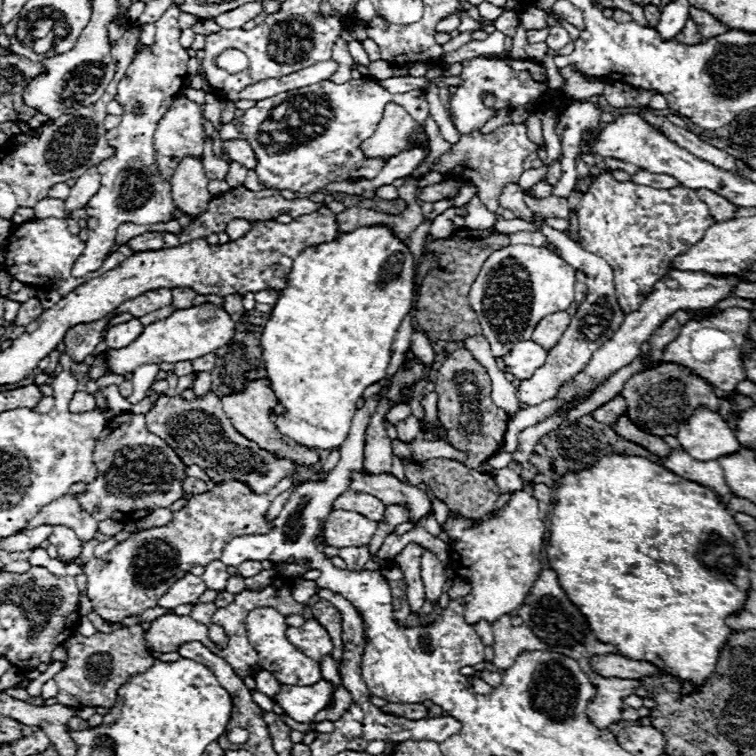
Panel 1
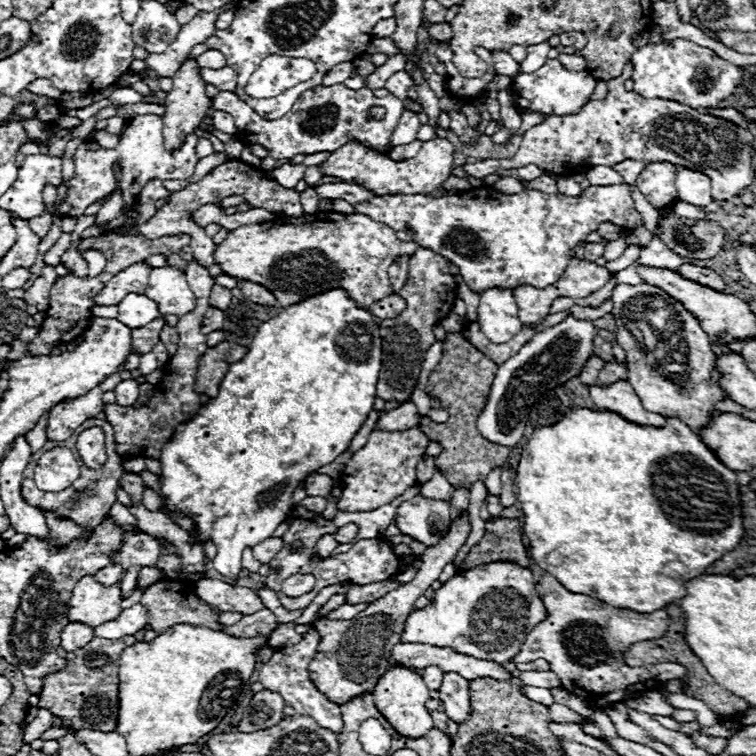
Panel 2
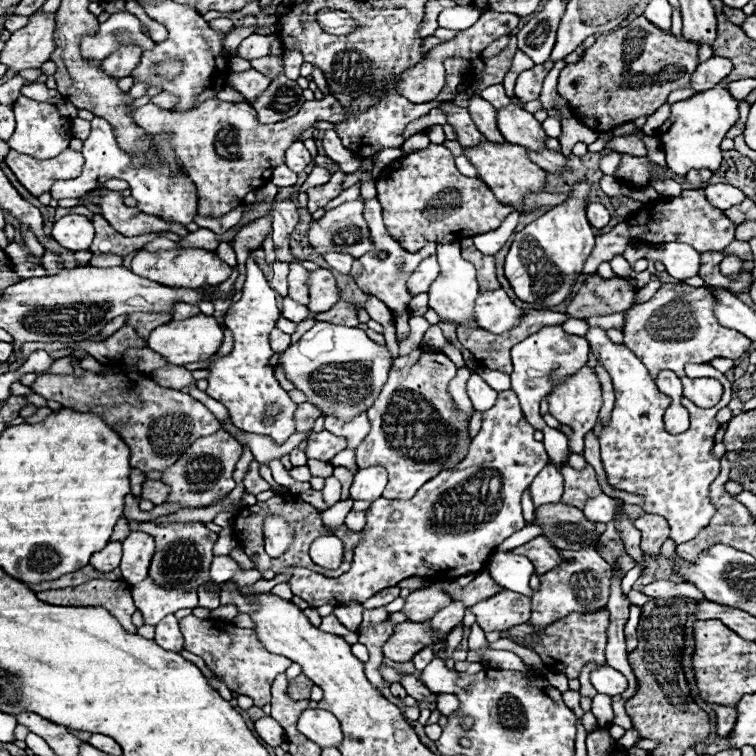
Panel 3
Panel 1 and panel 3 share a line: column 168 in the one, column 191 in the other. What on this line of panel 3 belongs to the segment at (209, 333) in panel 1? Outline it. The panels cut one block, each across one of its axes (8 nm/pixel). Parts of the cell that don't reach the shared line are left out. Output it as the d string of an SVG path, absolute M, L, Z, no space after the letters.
M196 314L190 316L186 320L172 320L168 324L158 326L150 336L148 336L148 346L164 356L168 362L176 364L176 366L184 366L190 362L202 362L210 356L214 356L218 352L218 348L222 346L224 340L224 328L222 324L218 324L214 320L214 316L206 316L206 314Z

